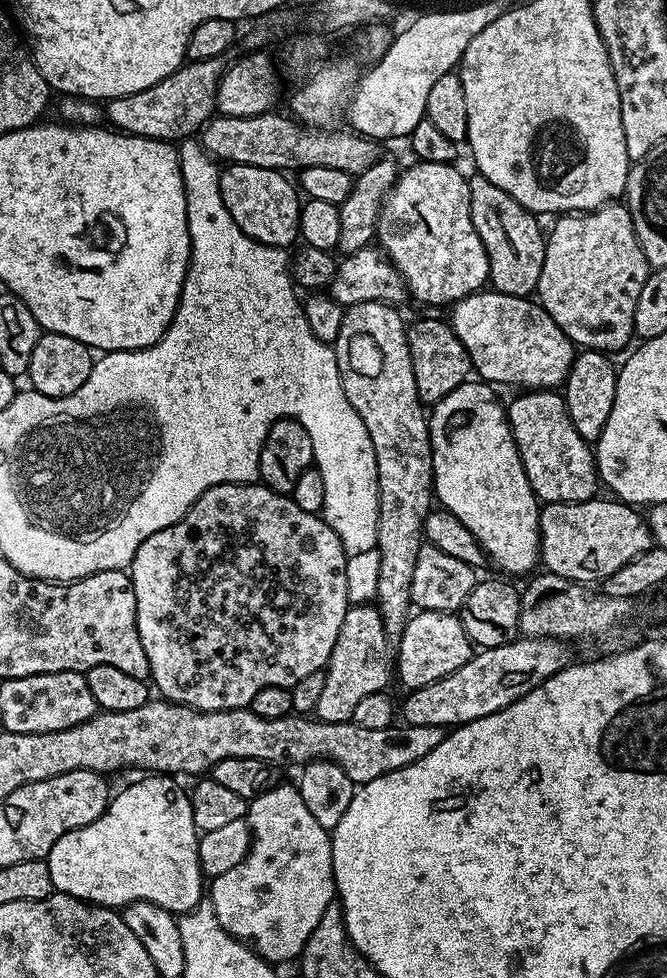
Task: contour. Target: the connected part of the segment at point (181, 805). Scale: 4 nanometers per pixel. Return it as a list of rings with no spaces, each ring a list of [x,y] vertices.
[[[144,774],[141,780],[128,784],[113,795],[105,810],[94,822],[78,830],[70,830],[54,842],[47,856],[53,889],[95,904],[101,908],[122,910],[136,900],[154,902],[167,912],[183,914],[199,906],[206,896],[206,877],[198,860],[201,833],[196,830],[192,813],[192,797],[175,784],[168,774]]]

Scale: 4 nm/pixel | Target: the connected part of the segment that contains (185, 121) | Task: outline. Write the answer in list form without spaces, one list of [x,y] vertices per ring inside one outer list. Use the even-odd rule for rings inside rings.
[[[221,58],[189,61],[162,82],[136,94],[109,101],[106,118],[115,129],[127,135],[168,143],[189,139],[199,133],[215,113],[216,90],[224,77],[225,67],[225,61]]]

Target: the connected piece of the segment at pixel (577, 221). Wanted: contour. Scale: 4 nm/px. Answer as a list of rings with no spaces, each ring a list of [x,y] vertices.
[[[627,203],[604,204],[593,212],[560,214],[555,220],[556,225],[547,229],[544,241],[542,274],[535,290],[538,302],[573,345],[584,350],[613,354],[634,340],[634,310],[638,306],[638,294],[642,294],[642,286],[646,286],[650,271],[646,254],[636,237]]]

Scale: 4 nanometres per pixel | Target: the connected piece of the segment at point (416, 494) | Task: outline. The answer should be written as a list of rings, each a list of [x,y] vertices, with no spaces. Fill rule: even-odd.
[[[353,304],[345,311],[342,330],[334,342],[342,390],[358,418],[362,418],[376,455],[380,489],[375,547],[382,558],[382,571],[378,574],[378,594],[374,603],[392,642],[402,638],[414,608],[410,582],[424,540],[424,523],[434,508],[428,416],[414,382],[406,320],[396,312],[399,311],[391,304]]]

